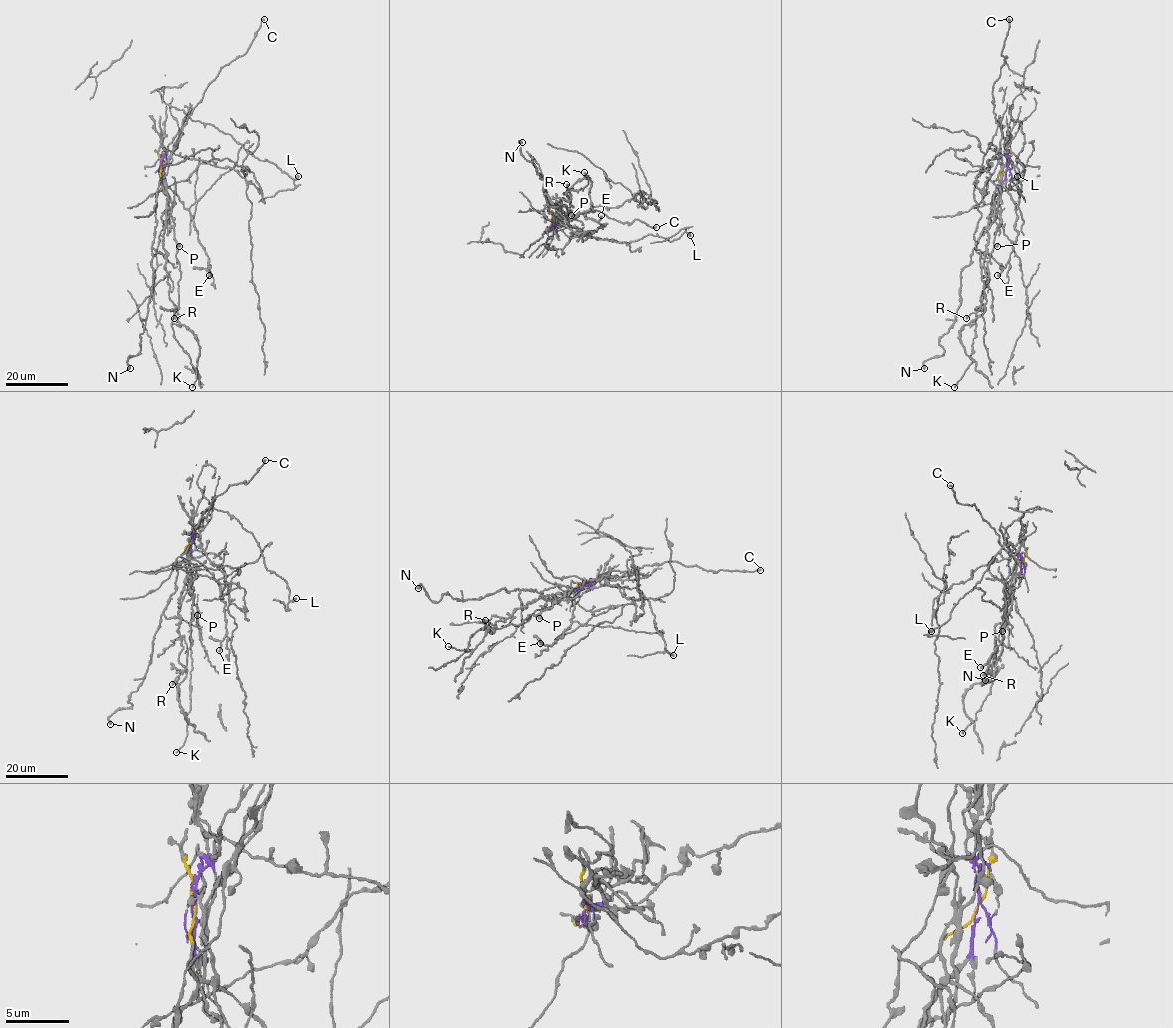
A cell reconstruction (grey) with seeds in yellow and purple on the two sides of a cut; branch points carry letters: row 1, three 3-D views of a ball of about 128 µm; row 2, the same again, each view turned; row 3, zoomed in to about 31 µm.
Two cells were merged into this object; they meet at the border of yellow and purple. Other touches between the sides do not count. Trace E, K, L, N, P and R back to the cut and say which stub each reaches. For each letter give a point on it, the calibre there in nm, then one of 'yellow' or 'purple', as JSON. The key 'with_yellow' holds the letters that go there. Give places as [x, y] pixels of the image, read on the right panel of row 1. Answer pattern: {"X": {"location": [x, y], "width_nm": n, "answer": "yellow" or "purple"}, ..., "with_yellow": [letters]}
{"E": {"location": [997, 275], "width_nm": 360, "answer": "purple"}, "K": {"location": [954, 387], "width_nm": 170, "answer": "yellow"}, "L": {"location": [1017, 176], "width_nm": 460, "answer": "purple"}, "N": {"location": [924, 368], "width_nm": 480, "answer": "purple"}, "P": {"location": [997, 246], "width_nm": 550, "answer": "yellow"}, "R": {"location": [966, 318], "width_nm": 420, "answer": "yellow"}, "with_yellow": ["K", "P", "R"]}

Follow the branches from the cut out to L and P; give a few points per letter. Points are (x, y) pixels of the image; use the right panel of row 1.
L: (1007, 166), (1003, 144), (1011, 115), (1024, 134), (1016, 158), (1023, 167), (1014, 179), (1018, 176)
P: (1007, 166), (993, 182), (994, 221), (997, 226), (993, 243), (997, 247)

